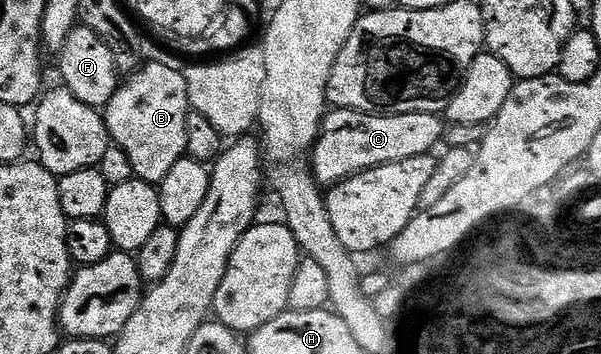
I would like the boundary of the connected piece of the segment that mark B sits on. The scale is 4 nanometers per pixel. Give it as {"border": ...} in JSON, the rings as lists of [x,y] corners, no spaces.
{"border":[[[154,61],[151,65],[143,64],[119,84],[116,95],[112,95],[105,107],[104,116],[111,142],[119,145],[124,155],[128,155],[135,178],[158,187],[177,161],[186,157],[186,120],[191,112],[188,83],[184,83],[182,69],[173,69],[170,65]]]}

